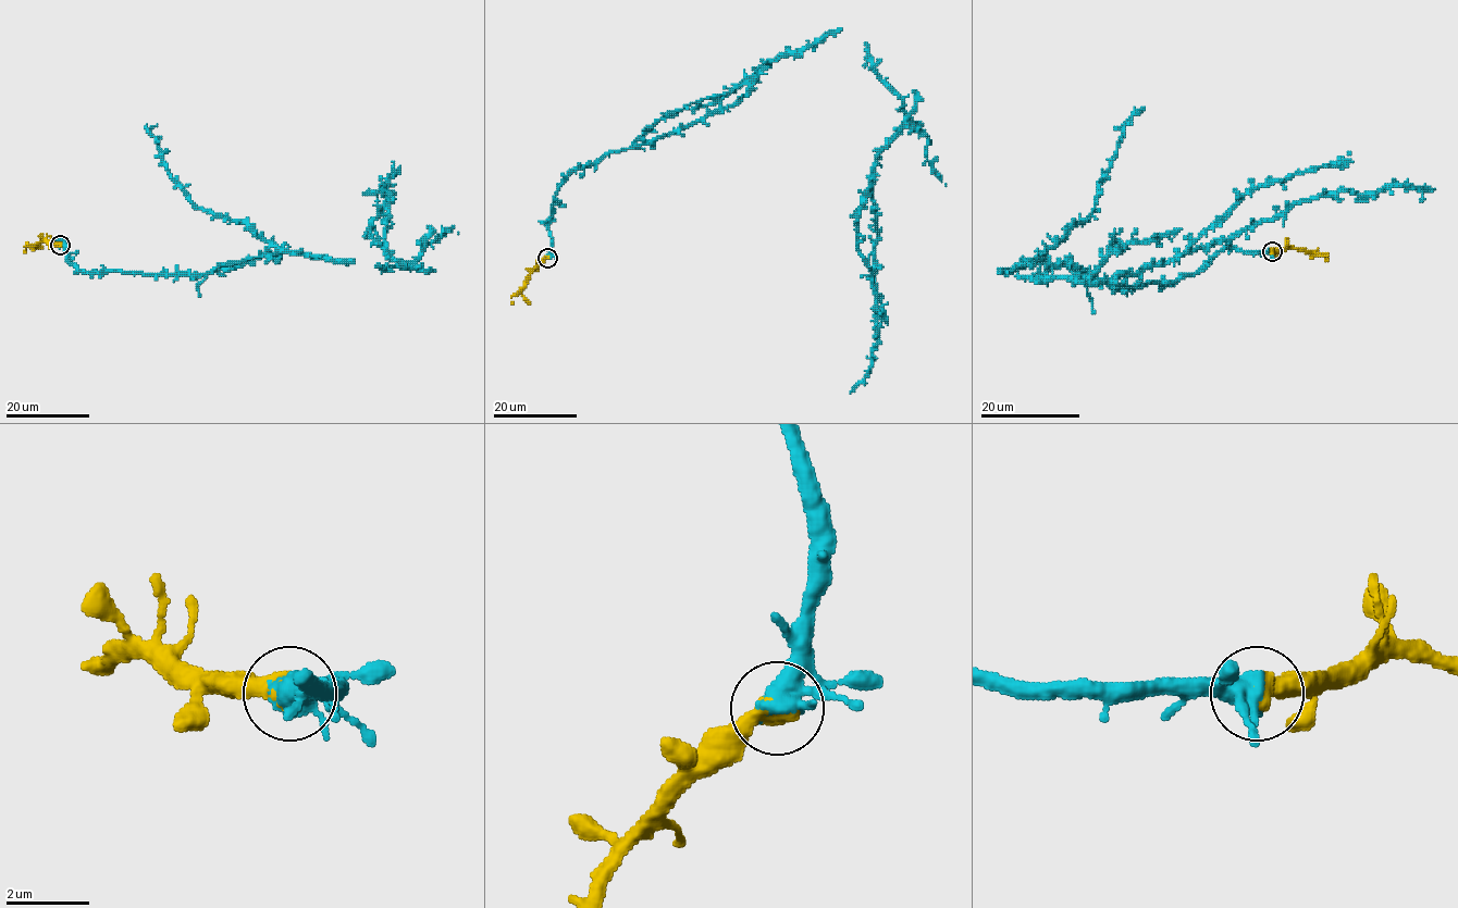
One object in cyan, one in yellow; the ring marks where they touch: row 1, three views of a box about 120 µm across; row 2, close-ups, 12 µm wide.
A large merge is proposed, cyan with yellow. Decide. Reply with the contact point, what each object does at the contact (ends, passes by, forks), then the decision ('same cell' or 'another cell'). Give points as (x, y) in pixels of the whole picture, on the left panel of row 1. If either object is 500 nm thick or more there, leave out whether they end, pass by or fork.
(60, 245) | same cell

